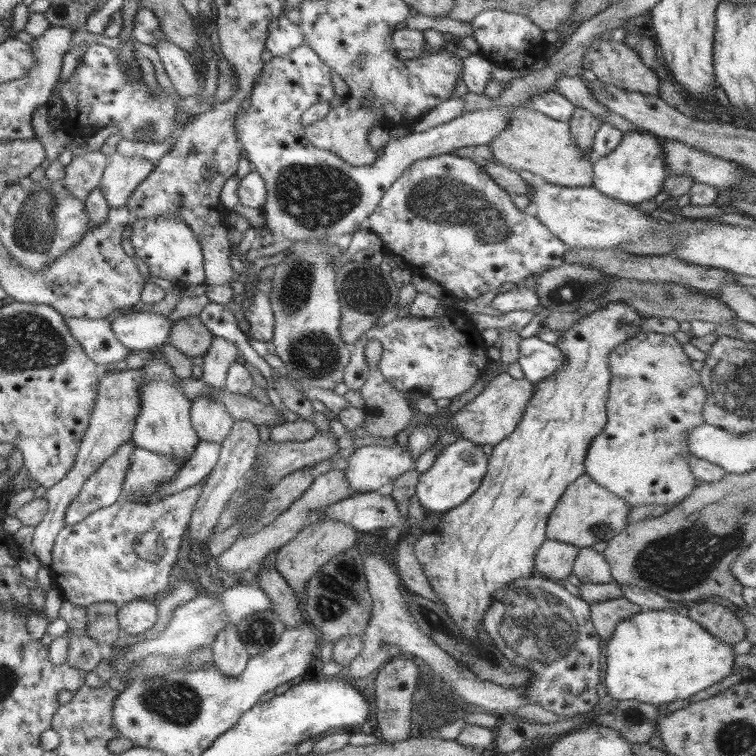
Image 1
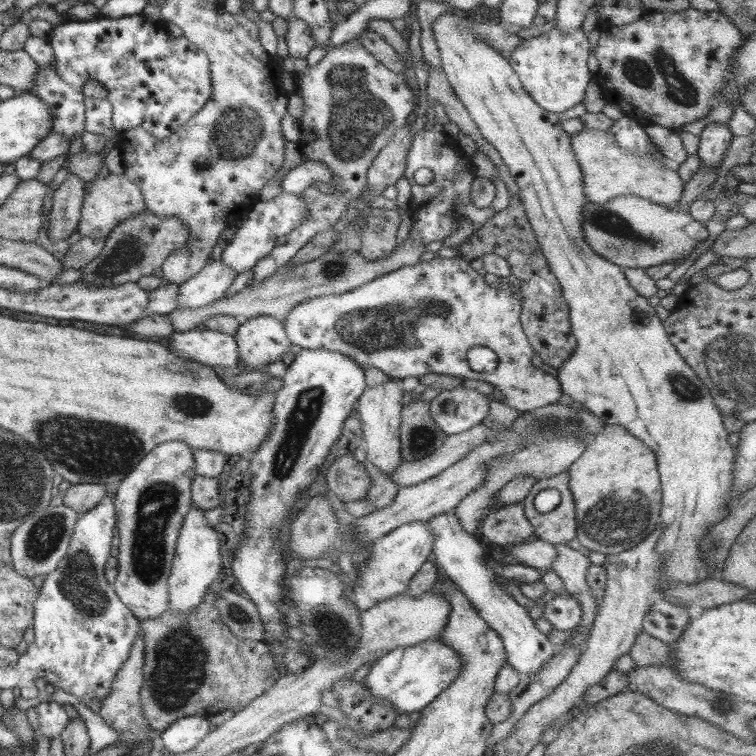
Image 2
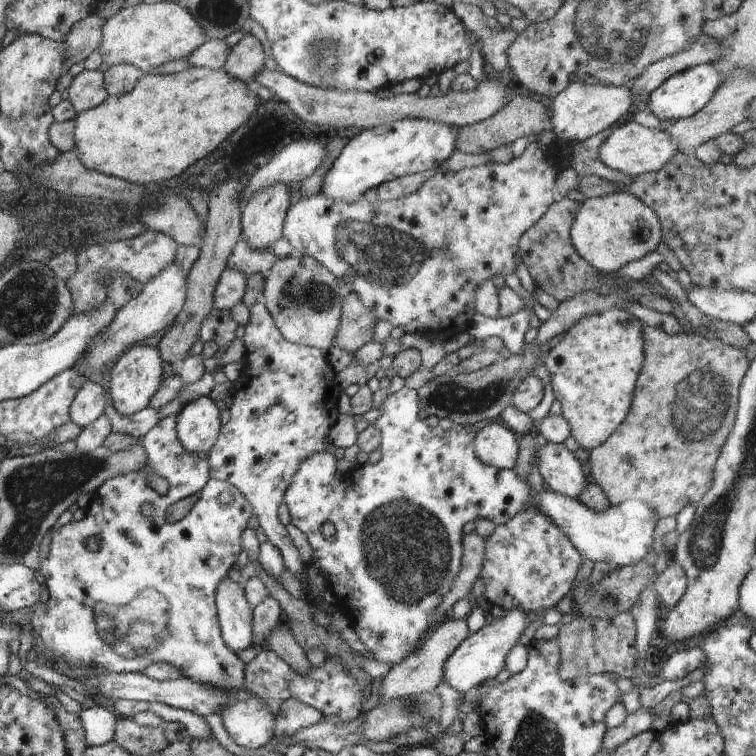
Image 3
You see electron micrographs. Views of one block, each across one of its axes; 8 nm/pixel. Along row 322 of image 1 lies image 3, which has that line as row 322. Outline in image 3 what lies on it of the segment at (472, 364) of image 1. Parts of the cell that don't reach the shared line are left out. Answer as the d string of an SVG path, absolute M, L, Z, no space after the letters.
M529 144L523 154L519 158L513 158L507 166L481 166L481 168L471 168L471 170L461 170L461 172L441 172L439 168L435 170L435 174L413 194L399 198L399 200L391 200L391 202L367 202L363 198L359 198L355 204L345 204L345 202L333 202L331 198L325 198L321 192L309 198L301 198L297 204L293 204L287 210L285 222L283 222L283 238L287 238L287 242L293 246L293 254L295 256L309 256L313 260L317 260L321 266L325 266L339 284L339 292L341 294L357 294L357 298L363 302L365 310L369 310L369 314L373 314L373 318L379 320L387 320L393 328L401 328L405 334L423 334L423 336L431 336L433 340L439 338L463 338L465 332L471 328L471 318L477 314L475 312L475 290L477 286L481 286L483 282L491 280L495 274L501 276L511 276L515 274L515 266L521 262L519 260L519 238L537 222L543 218L543 214L547 212L547 208L559 198L559 192L555 188L555 174L559 172L557 166L549 164L547 160L549 156L545 156L537 144Z

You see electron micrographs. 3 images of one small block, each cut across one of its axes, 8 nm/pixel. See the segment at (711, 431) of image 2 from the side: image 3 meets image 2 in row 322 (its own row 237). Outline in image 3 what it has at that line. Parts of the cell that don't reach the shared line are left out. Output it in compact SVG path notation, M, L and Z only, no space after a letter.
M615 192L605 198L589 198L581 202L581 208L569 230L569 238L585 262L589 262L601 274L613 276L625 264L655 252L657 244L663 240L663 234L659 218L649 206L645 206L633 194Z

